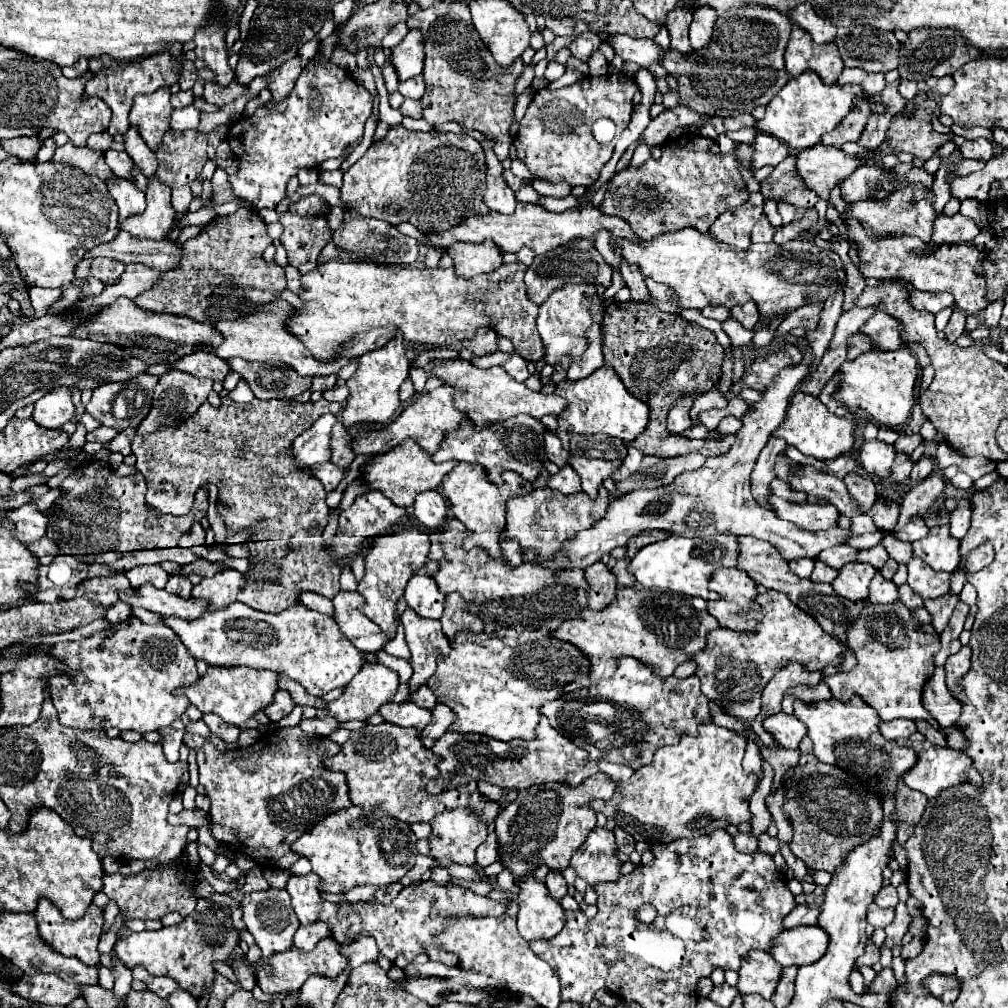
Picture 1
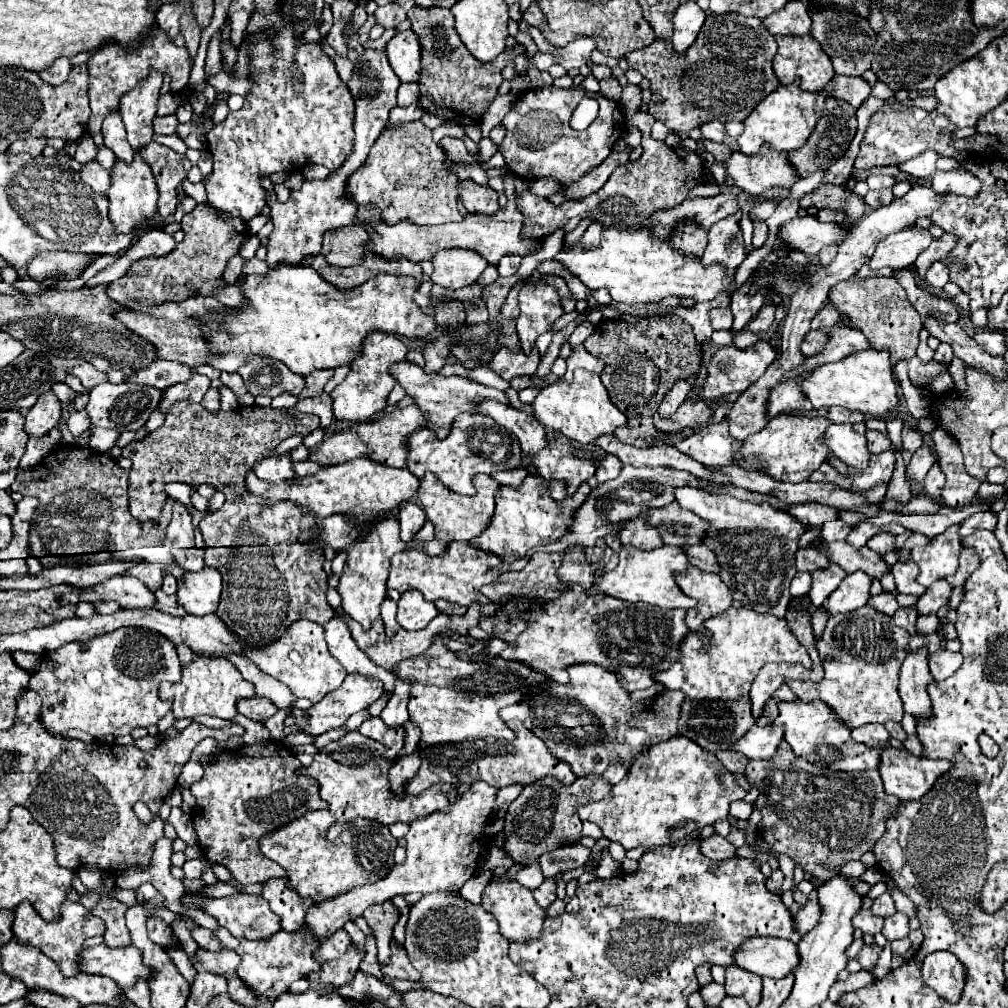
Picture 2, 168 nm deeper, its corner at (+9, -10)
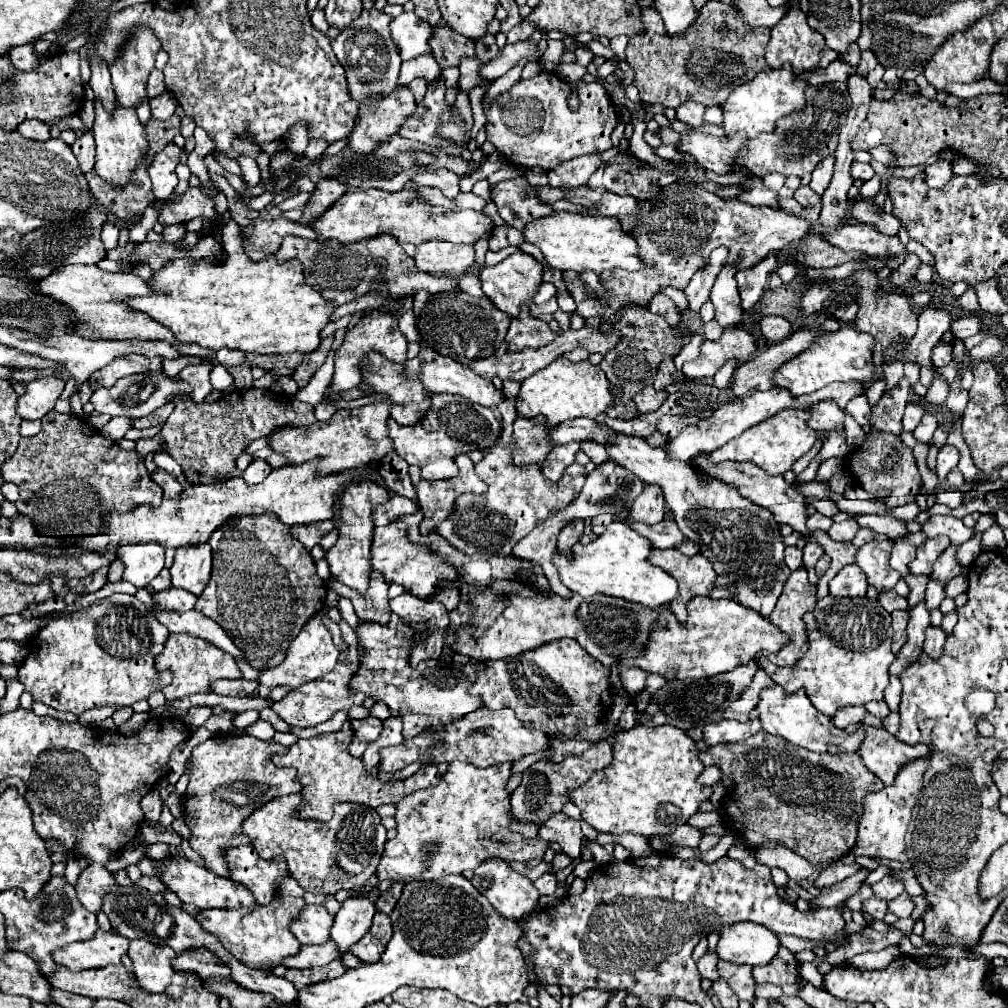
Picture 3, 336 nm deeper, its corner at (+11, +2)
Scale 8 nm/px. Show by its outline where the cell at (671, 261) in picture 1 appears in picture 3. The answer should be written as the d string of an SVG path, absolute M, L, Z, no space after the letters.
M559 212L555 216L547 216L527 224L523 236L527 242L539 246L549 266L557 270L575 270L577 274L593 270L595 274L601 274L615 268L623 268L629 272L643 268L637 240L623 230L619 218L615 216L583 216Z

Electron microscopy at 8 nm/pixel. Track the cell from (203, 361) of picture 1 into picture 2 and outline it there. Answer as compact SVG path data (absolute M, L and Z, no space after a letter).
M155 360L147 368L139 370L137 374L125 376L125 382L135 382L135 384L145 384L145 386L155 386L155 388L169 388L173 384L189 380L191 368L185 364L173 364L169 360Z

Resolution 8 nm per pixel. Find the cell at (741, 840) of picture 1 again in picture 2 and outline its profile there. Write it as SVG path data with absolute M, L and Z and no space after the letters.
M709 836L709 838L699 838L699 850L703 856L719 862L735 856L735 848L727 842L727 838L721 836Z

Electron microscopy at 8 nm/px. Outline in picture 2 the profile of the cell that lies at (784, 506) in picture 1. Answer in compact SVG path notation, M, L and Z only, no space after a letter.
M693 486L675 488L673 494L681 508L691 510L715 530L703 544L717 554L721 564L719 578L731 588L733 600L749 610L783 618L791 600L789 584L797 572L793 554L797 552L797 542L805 526L791 514L771 508L767 502L743 502L723 492L709 492Z

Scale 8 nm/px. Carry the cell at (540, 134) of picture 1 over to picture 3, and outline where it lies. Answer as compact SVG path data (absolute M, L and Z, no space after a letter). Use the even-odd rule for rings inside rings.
M541 72L531 80L519 80L511 90L493 100L491 112L487 114L487 140L517 166L551 170L575 156L609 150L609 136L617 122L615 104L603 84L585 84L583 80L565 82L551 72ZM573 88L581 100L577 112L567 106L567 96Z

